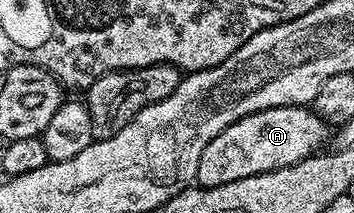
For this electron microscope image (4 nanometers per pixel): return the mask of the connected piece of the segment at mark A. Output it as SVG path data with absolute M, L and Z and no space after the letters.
M294 104L261 110L225 126L225 130L201 150L195 180L198 187L208 188L222 186L224 182L237 182L237 178L272 172L274 168L293 166L316 155L326 145L323 144L326 140L328 143L329 126L310 107Z

